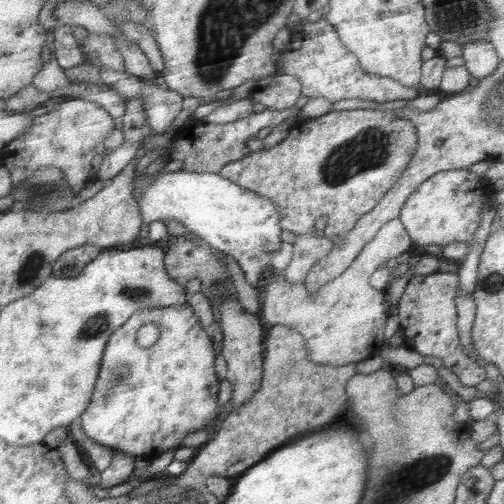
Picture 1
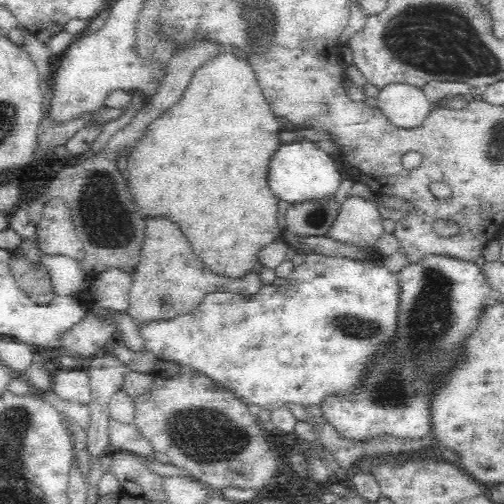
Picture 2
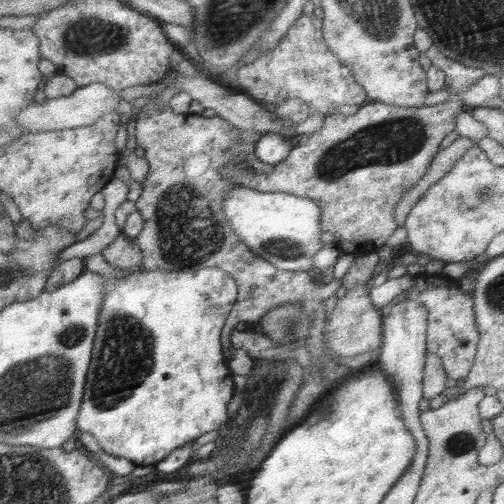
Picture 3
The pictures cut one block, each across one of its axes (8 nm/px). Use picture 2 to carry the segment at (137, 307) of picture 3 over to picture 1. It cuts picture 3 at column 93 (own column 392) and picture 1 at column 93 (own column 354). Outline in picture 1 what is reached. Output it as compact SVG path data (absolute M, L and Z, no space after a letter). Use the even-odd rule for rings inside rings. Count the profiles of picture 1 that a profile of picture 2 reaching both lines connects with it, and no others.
M183 304L177 308L151 308L143 312L139 310L107 344L105 364L101 368L101 380L97 380L93 404L81 418L83 428L91 440L133 456L143 456L147 460L155 460L171 448L179 450L193 432L207 428L217 414L223 414L223 406L217 404L219 380L215 376L213 360L215 352L211 338L203 332L201 318L195 314L193 304ZM145 324L155 324L161 330L159 342L151 348L143 348L137 342L139 330Z

